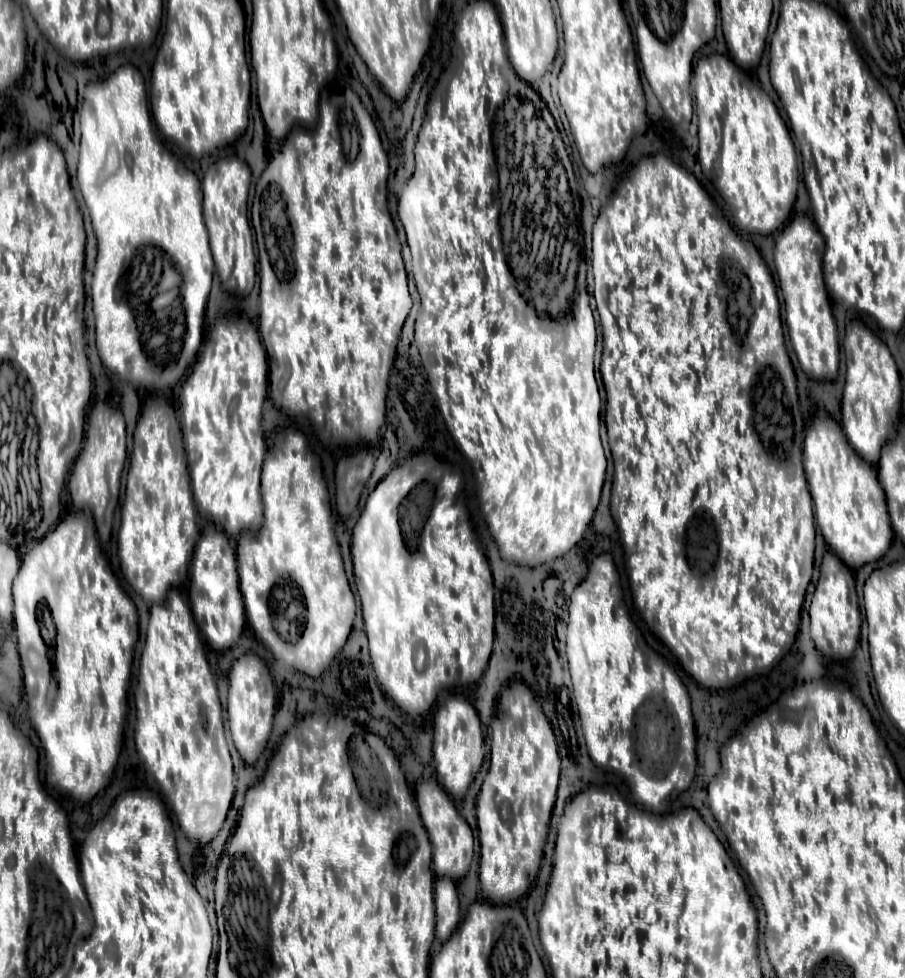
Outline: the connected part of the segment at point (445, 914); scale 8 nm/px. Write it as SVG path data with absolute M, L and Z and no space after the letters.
M438 878L434 886L436 902L436 934L440 940L448 940L460 920L460 902L456 882L452 878Z

